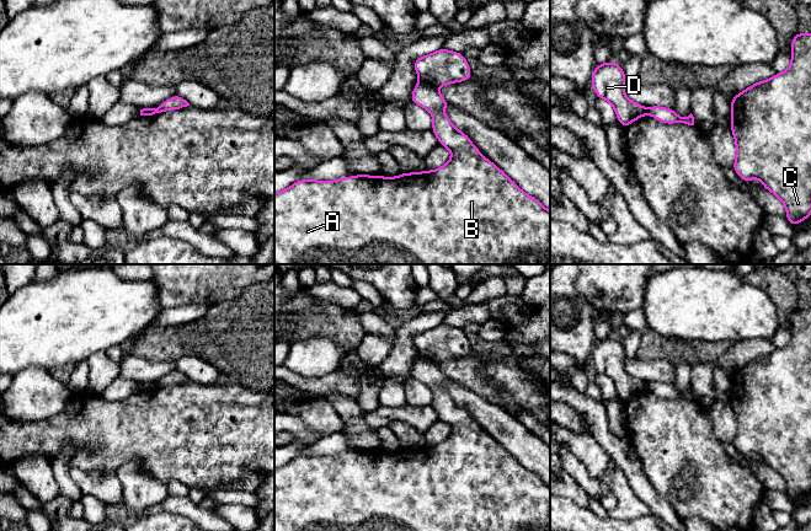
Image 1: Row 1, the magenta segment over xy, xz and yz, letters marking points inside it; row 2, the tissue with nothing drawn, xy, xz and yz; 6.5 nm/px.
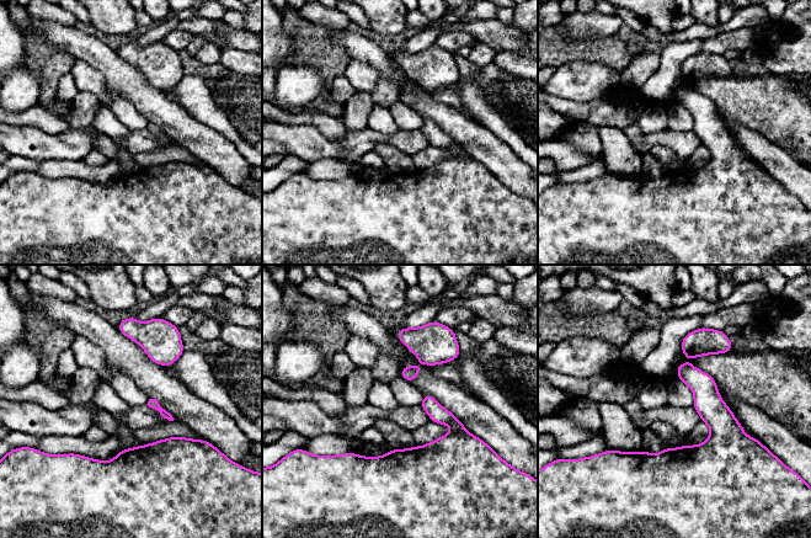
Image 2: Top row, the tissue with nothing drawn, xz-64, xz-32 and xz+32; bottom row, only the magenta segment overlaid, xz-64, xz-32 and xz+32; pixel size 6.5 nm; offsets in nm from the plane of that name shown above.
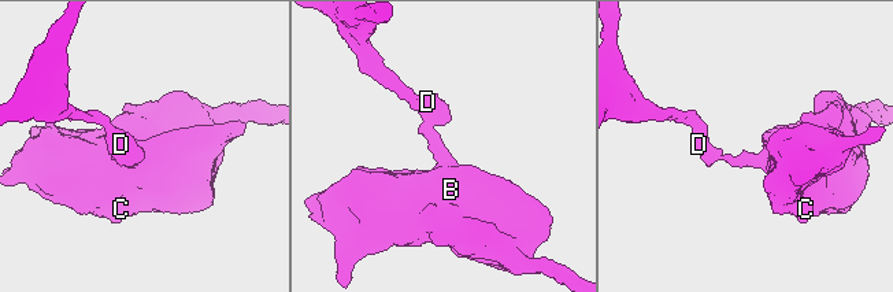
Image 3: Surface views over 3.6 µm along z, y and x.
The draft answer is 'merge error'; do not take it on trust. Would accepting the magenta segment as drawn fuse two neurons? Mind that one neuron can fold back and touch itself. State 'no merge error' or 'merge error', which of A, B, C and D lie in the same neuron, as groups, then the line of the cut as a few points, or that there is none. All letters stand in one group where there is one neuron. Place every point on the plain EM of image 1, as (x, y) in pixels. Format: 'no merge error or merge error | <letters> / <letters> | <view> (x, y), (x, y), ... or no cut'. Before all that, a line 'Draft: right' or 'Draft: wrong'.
Draft: right
merge error | A B C / D | xz (421, 357), (435, 363)

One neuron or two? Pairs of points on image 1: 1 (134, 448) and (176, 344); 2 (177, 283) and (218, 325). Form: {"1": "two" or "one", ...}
{"1": "two", "2": "two"}

